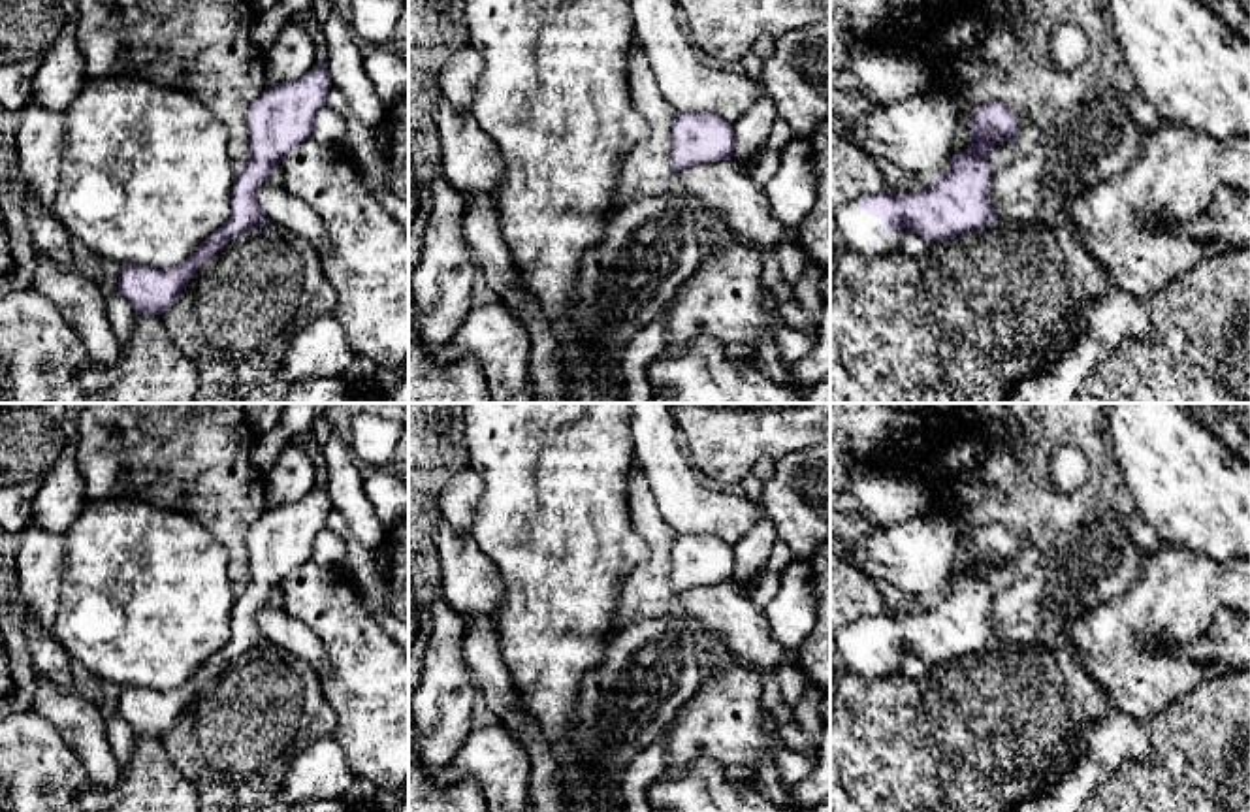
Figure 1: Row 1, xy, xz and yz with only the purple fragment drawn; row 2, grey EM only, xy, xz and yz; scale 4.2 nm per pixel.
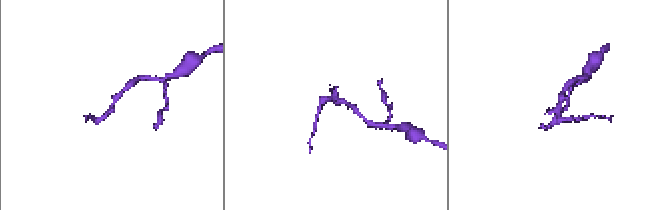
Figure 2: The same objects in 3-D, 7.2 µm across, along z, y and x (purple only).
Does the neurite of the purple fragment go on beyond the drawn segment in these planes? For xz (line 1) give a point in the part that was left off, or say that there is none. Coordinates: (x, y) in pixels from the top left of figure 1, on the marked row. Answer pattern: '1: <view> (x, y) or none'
1: none

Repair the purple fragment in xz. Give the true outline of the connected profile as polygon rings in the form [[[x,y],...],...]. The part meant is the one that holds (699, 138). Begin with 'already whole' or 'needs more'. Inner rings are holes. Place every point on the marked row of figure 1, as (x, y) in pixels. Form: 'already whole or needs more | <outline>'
already whole | [[[702,111],[676,113],[670,147],[674,171],[727,158],[734,158],[734,132],[727,121]]]

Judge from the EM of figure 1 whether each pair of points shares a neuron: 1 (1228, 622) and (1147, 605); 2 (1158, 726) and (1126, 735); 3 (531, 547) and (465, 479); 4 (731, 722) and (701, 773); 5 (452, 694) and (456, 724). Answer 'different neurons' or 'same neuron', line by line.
1: different neurons
2: different neurons
3: different neurons
4: different neurons
5: same neuron

